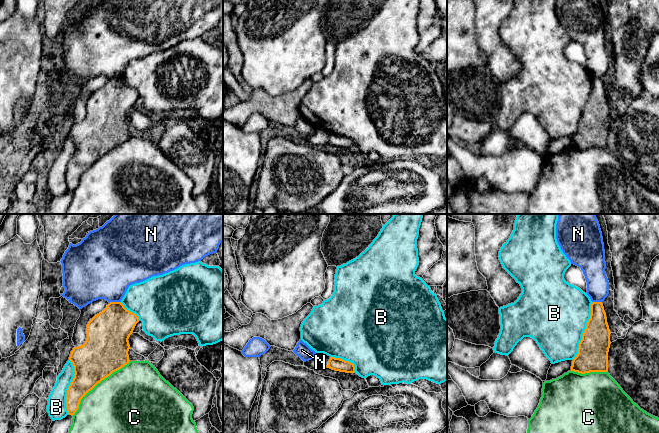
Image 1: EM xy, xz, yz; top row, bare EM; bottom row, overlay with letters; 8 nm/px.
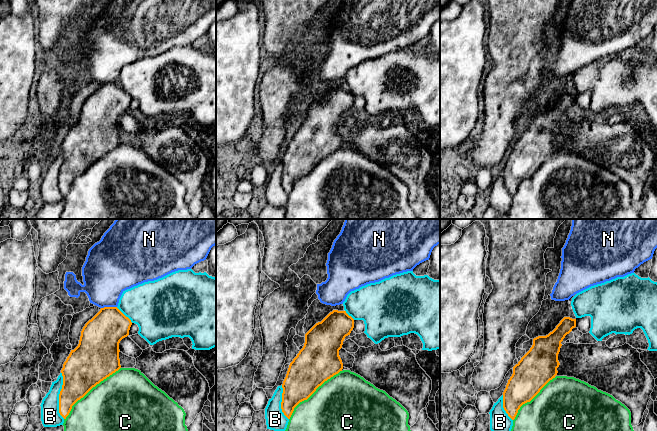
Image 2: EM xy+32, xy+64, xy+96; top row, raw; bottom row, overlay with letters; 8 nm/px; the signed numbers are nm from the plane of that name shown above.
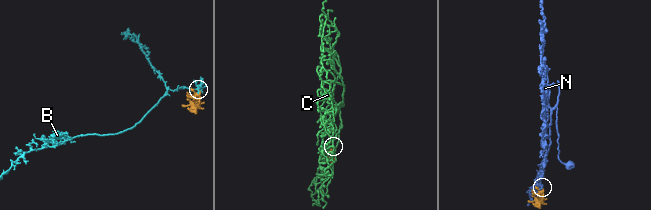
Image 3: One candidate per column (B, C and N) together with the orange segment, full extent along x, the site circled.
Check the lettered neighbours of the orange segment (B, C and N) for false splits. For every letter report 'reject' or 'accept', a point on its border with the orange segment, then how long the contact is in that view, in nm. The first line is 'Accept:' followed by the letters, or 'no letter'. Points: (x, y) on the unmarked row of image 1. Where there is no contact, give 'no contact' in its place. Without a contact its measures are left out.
Accept: no letter
B: reject; meets orange in yz at (584, 107); contact 500 nm long
C: reject; meets orange in xy at (97, 159); contact 650 nm long
N: reject; meets orange in xy at (114, 78); contact 100 nm long

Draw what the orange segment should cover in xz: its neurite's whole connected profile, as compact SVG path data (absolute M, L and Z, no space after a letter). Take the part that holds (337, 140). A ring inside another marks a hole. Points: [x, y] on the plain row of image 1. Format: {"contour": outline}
{"contour": "M330 133L327 144L340 148L355 149L355 142L353 139L335 133Z"}

